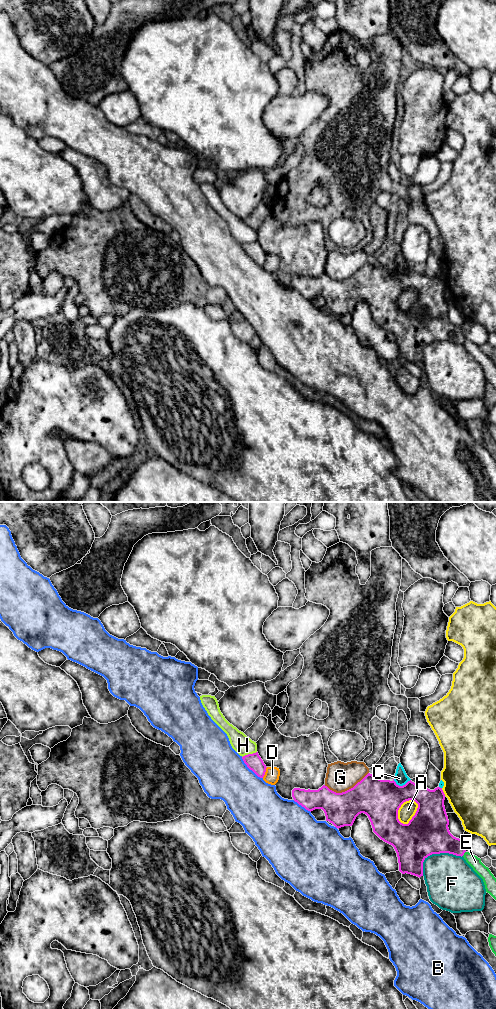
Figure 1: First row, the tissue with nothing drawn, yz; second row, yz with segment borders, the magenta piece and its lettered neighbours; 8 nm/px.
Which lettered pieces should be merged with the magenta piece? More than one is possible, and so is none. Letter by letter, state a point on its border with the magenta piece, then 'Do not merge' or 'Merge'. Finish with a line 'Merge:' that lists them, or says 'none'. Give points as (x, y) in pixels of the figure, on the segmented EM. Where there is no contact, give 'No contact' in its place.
A: Touches magenta at yz (415, 814). Do not merge
B: Touches magenta at yz (250, 769). Do not merge
C: Touches magenta at yz (401, 786). Do not merge
D: Touches magenta at yz (265, 771). Do not merge
E: Touches magenta at yz (464, 852). Do not merge
F: Touches magenta at yz (435, 853). Do not merge
G: Touches magenta at yz (347, 790). Do not merge
H: Touches magenta at yz (249, 754). Do not merge
Merge: none

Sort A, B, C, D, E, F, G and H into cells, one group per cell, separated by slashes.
A / B / C / D / E / F / G / H

